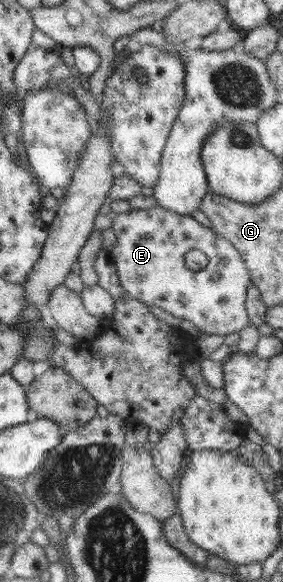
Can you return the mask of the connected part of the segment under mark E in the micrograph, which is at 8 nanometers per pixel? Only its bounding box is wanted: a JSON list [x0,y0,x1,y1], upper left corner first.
[107,204,251,336]

